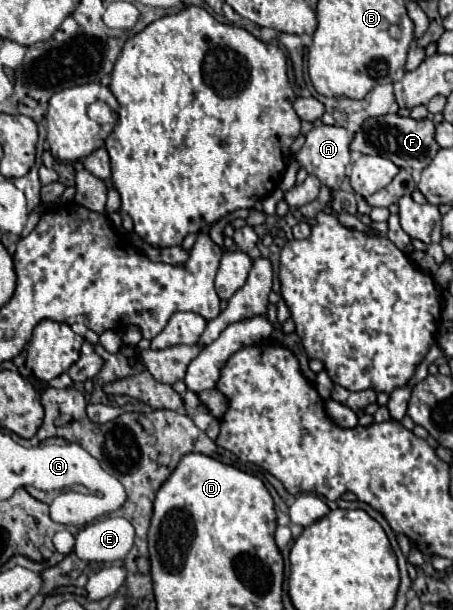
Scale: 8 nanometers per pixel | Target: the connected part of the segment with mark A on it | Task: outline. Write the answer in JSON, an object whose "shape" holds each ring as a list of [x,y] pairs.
{"shape":[[[317,126],[307,134],[305,146],[295,154],[295,160],[309,174],[315,174],[323,186],[335,194],[345,178],[345,168],[351,160],[351,130],[339,126]]]}

